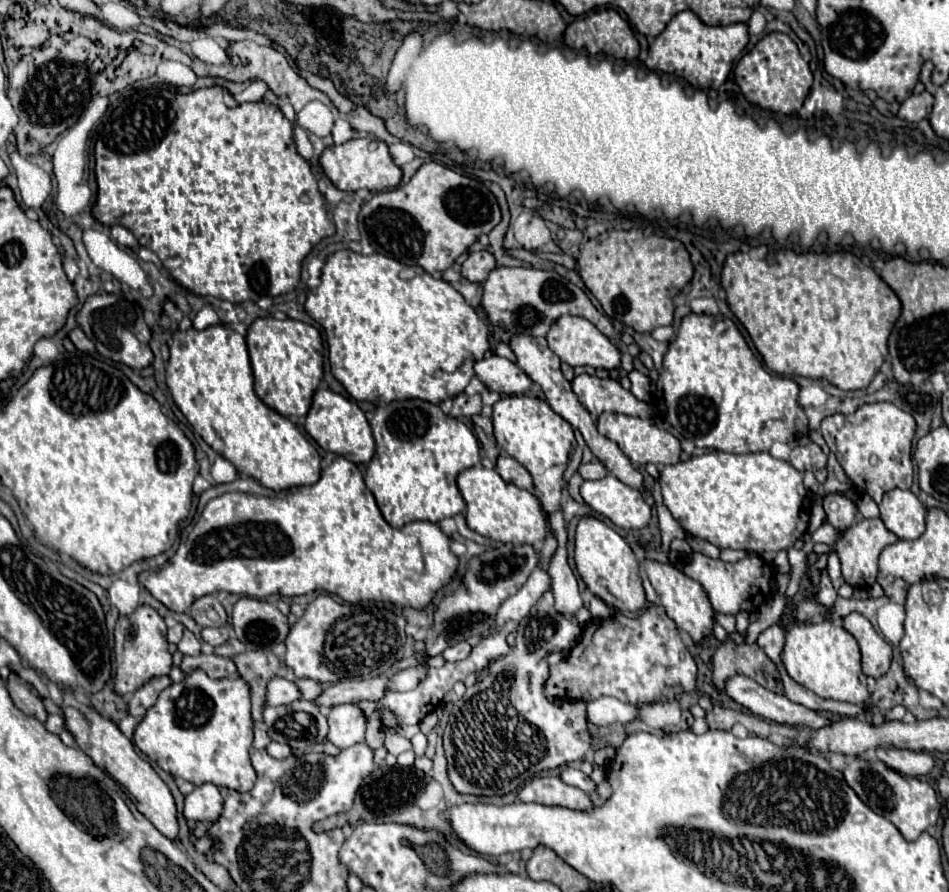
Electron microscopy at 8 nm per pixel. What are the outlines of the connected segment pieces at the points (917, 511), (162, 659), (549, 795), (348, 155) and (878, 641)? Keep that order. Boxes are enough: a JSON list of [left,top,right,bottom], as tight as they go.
[[880,490,926,540],[114,606,172,696],[518,776,592,810],[320,138,402,192],[844,612,892,678]]

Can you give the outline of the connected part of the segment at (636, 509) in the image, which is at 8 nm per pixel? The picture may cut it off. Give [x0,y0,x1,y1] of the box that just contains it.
[580,474,650,530]

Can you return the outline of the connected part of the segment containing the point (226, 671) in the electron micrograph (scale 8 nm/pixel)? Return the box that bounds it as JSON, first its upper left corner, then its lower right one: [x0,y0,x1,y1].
[180,654,238,678]

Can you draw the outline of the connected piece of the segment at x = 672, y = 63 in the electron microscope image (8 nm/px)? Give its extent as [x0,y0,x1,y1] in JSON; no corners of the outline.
[648,10,748,90]

